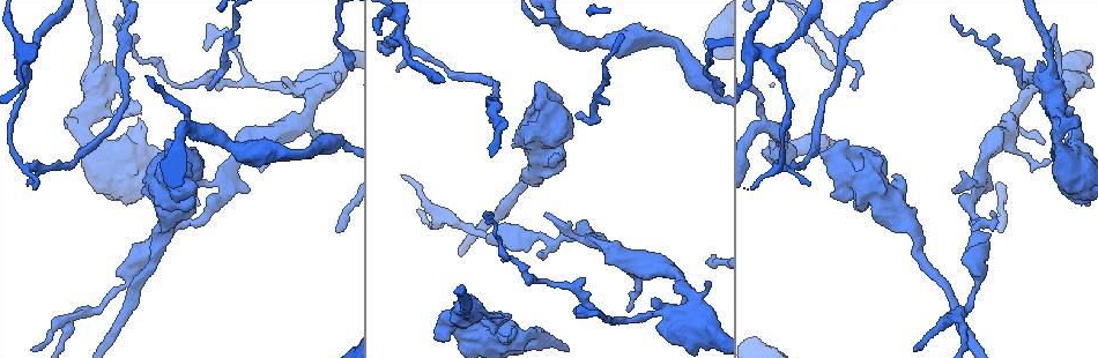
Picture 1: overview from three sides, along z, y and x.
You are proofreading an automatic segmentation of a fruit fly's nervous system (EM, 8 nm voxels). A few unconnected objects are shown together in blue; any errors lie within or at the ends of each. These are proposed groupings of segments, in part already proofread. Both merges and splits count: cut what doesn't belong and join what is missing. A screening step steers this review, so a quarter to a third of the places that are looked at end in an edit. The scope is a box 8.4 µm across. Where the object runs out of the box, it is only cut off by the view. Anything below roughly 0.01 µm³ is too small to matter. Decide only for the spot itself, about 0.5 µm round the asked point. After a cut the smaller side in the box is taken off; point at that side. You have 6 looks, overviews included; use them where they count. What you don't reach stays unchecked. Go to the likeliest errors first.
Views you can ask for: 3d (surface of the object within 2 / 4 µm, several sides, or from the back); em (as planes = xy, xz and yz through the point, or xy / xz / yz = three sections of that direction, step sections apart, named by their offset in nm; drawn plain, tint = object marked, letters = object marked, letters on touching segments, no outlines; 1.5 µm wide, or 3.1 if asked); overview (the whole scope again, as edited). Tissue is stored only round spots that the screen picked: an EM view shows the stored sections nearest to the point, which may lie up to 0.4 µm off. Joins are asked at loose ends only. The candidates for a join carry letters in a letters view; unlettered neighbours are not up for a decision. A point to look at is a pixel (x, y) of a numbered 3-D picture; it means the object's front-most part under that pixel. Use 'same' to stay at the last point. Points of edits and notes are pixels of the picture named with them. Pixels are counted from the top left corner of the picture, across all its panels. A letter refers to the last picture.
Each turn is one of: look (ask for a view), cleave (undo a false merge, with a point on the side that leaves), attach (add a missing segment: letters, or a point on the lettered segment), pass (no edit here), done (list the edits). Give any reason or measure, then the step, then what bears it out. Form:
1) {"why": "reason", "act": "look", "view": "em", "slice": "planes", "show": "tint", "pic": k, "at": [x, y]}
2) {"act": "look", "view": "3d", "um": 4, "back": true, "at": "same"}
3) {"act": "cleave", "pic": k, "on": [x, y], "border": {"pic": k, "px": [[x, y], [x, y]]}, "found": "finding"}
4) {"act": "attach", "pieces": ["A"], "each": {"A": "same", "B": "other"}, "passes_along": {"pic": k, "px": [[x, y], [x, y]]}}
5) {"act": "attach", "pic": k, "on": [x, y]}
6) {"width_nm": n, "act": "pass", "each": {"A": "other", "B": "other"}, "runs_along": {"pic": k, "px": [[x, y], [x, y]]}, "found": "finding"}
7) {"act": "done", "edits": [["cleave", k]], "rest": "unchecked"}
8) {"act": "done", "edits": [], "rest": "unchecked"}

{"why": "stops while still wide", "act": "look", "view": "em", "slice": "planes", "show": "letters", "pic": 1, "at": [1066, 85]}

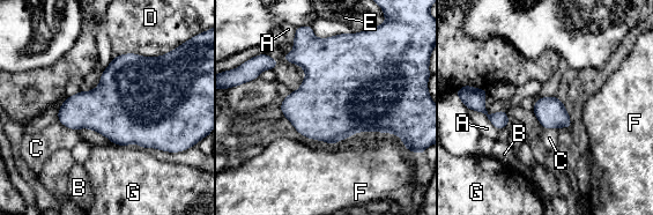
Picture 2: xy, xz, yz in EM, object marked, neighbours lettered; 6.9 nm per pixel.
{"longest_contact_nm": ["F", 500], "act": "pass", "each": {"A": "other", "B": "other", "C": "other", "D": "other", "E": "other", "F": "other", "G": "other"}, "border": {"pic": 2, "px": [[58, 119], [67, 127], [76, 131]]}, "found": "no lettered segment goes on from it"}

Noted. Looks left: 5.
{"why": "sudden change in width", "act": "look", "view": "em", "slice": "planes", "show": "letters", "pic": 1, "at": [83, 135]}

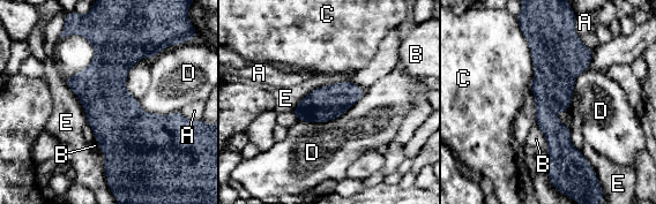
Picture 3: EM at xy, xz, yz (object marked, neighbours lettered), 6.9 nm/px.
{"width_nm": 240, "act": "pass", "each": {"A": "other", "B": "other", "C": "other", "D": "other", "E": "other"}, "border": {"pic": 3, "px": [[349, 80], [314, 88], [292, 111]]}, "found": "all the same neuron"}

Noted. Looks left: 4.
{"why": "abrupt turn", "act": "look", "view": "em", "slice": "xz", "step": 4, "show": "letters", "pic": 1, "at": [28, 170]}

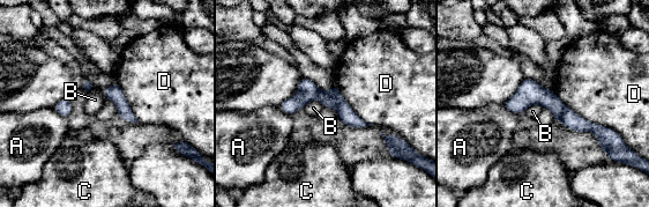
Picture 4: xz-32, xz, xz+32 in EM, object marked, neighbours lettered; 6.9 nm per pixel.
{"width_nm": 80, "act": "cleave", "pic": 4, "on": [345, 113], "each": {"A": "other", "B": "other", "C": "other", "D": "other"}, "part_leaving": {"pic": 4, "px": [[332, 91], [343, 108], [362, 124]]}, "found": "two neurons meet here"}

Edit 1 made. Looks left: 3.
{"act": "done", "edits": [["cleave", 4]], "rest": "unchecked"}

